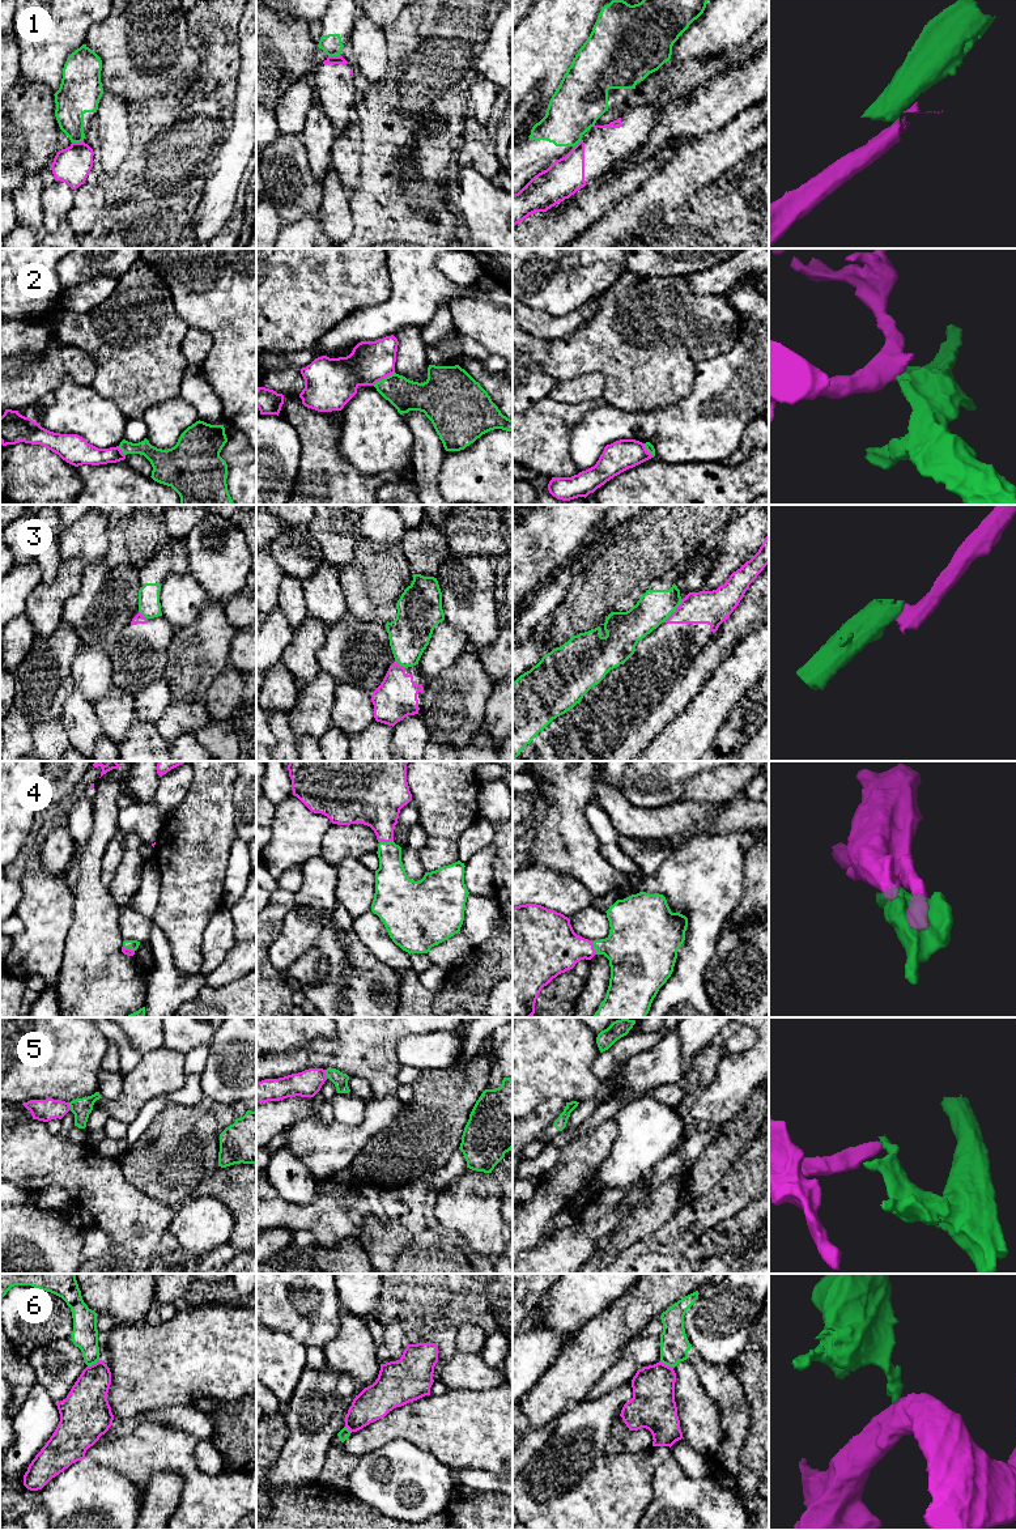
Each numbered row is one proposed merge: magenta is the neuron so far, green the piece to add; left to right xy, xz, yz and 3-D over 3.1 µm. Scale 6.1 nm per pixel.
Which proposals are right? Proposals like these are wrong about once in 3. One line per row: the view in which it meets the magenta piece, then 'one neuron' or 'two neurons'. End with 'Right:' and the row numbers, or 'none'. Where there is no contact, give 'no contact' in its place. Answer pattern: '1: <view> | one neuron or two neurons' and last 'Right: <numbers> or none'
1: xy | two neurons
2: xz | two neurons
3: yz | two neurons
4: xz | one neuron
5: xz | two neurons
6: yz | two neurons
Right: 4

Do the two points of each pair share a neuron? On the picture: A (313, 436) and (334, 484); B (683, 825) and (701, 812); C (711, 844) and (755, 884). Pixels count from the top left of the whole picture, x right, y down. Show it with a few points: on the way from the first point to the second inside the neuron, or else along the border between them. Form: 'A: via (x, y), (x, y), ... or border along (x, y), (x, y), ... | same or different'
A: via (319, 447), (321, 462), (328, 472) | same
B: via (687, 821), (697, 816) | same
C: border along (744, 855), (744, 896), (739, 904) | different

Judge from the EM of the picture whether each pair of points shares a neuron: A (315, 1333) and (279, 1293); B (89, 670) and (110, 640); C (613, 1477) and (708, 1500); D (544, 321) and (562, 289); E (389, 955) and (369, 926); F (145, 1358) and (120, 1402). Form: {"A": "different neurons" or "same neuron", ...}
{"A": "same neuron", "B": "different neurons", "C": "different neurons", "D": "different neurons", "E": "same neuron", "F": "same neuron"}

